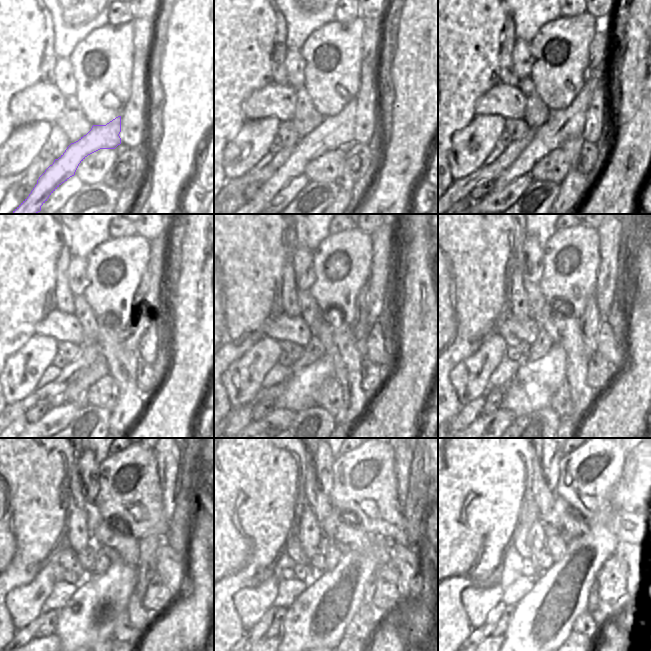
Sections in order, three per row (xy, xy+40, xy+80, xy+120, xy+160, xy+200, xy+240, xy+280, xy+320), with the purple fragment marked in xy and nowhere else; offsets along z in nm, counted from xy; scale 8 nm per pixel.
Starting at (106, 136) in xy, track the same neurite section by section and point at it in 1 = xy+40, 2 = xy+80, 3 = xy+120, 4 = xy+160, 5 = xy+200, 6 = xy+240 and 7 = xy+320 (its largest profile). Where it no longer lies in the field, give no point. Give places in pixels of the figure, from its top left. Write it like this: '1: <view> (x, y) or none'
1: xy+40 (333, 132)
2: xy+80 (561, 126)
3: xy+120 (143, 313)
4: xy+160 (368, 308)
5: xy+200 (614, 234)
6: xy+240 (171, 458)
7: xy+320 (628, 465)

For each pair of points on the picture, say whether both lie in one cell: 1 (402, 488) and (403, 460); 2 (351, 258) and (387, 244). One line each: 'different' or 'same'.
1: same
2: different

